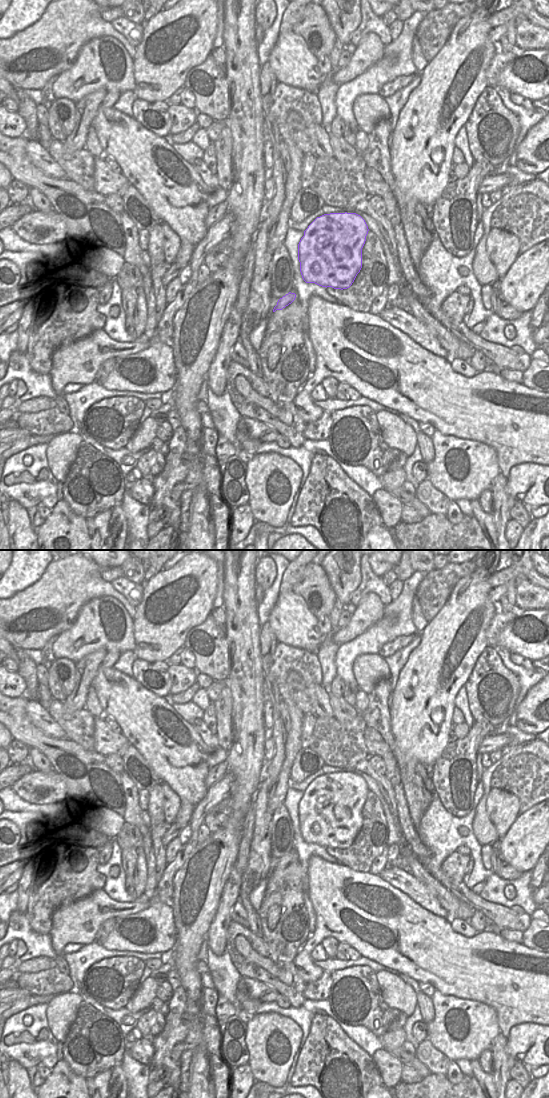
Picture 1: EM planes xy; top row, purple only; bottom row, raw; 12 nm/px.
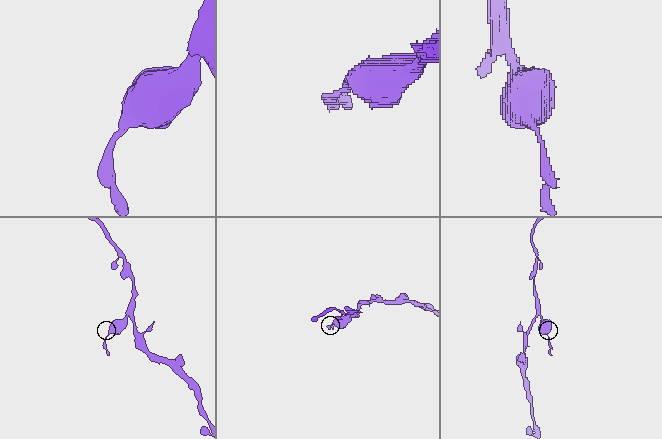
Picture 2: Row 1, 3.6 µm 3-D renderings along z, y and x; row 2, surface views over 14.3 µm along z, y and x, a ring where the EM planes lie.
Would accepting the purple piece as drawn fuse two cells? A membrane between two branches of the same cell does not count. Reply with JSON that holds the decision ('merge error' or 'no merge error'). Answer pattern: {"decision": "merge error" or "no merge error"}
{"decision": "merge error"}

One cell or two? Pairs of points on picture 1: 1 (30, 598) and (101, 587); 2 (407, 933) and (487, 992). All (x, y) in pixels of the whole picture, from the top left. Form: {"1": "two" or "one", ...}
{"1": "one", "2": "one"}

